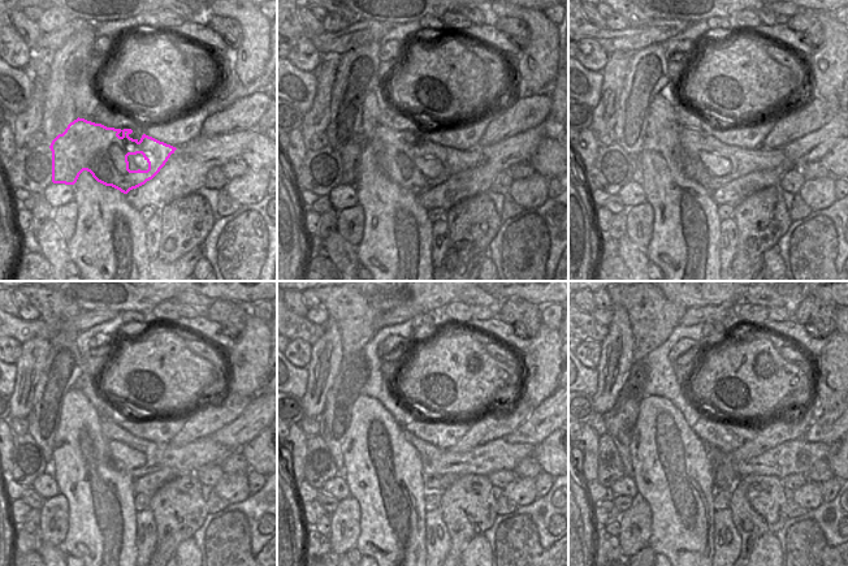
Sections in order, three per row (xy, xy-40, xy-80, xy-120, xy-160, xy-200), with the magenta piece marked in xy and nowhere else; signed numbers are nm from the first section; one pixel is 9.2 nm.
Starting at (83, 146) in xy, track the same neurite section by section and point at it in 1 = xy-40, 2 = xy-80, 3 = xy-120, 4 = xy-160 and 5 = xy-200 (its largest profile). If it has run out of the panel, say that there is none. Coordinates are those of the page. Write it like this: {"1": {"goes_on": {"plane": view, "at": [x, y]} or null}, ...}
{"1": {"goes_on": {"plane": "xy-40", "at": [397, 161]}}, "2": {"goes_on": {"plane": "xy-80", "at": [743, 161]}}, "3": {"goes_on": {"plane": "xy-120", "at": [187, 458]}}, "4": {"goes_on": {"plane": "xy-160", "at": [498, 454]}}, "5": {"goes_on": {"plane": "xy-200", "at": [795, 457]}}}

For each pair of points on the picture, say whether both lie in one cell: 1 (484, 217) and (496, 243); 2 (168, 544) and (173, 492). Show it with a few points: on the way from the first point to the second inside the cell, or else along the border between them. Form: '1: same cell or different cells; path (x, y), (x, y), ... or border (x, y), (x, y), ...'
1: different cells; border (502, 221), (487, 253)
2: same cell; path (172, 531), (173, 505)

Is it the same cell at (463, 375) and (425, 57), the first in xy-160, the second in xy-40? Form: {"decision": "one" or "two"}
{"decision": "one"}

